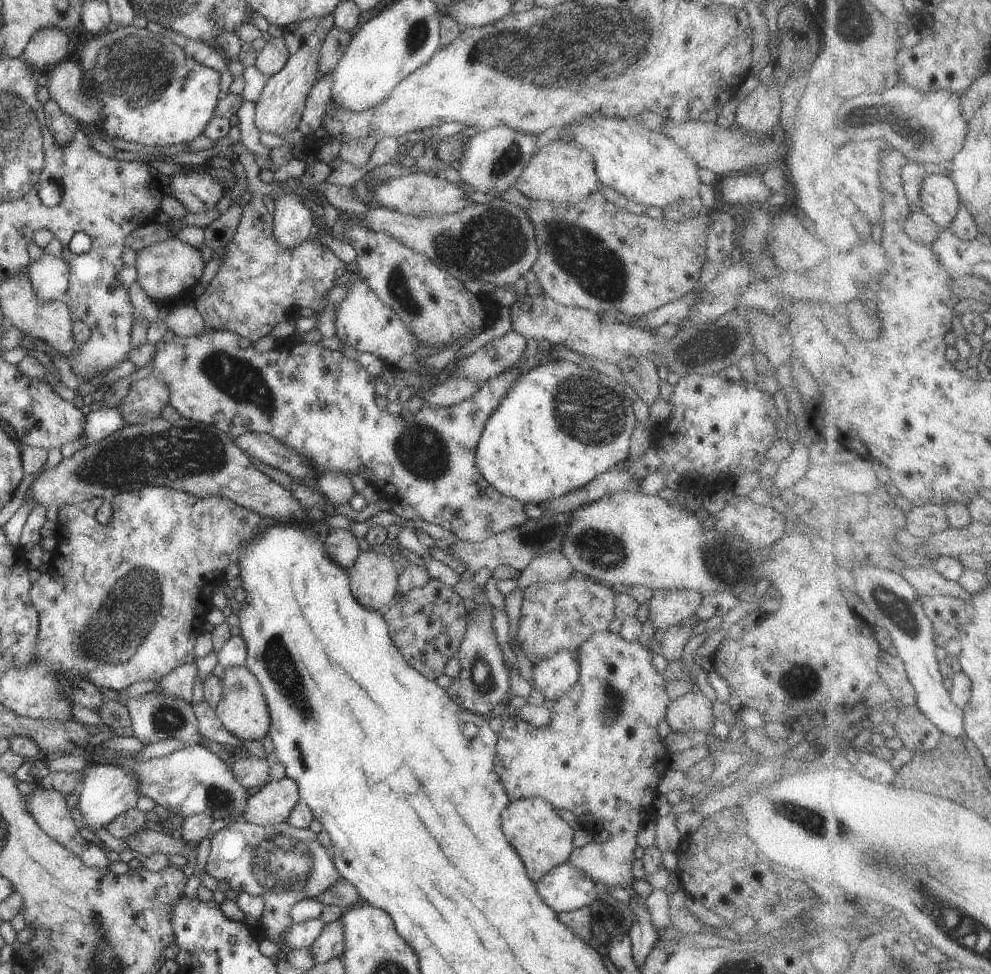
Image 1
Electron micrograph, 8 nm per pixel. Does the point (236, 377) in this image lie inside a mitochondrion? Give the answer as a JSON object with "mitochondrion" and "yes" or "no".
{"mitochondrion":"yes"}

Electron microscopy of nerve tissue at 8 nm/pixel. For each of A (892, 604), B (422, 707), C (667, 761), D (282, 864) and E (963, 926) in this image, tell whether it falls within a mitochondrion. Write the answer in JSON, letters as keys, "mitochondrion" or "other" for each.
{"A":"mitochondrion","B":"other","C":"other","D":"mitochondrion","E":"mitochondrion"}

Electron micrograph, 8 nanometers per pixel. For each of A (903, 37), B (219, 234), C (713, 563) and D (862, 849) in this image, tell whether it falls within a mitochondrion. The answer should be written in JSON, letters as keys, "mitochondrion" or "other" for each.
{"A":"other","B":"other","C":"mitochondrion","D":"mitochondrion"}

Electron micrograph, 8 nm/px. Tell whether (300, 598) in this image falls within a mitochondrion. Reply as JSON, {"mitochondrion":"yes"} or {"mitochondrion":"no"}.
{"mitochondrion":"no"}

